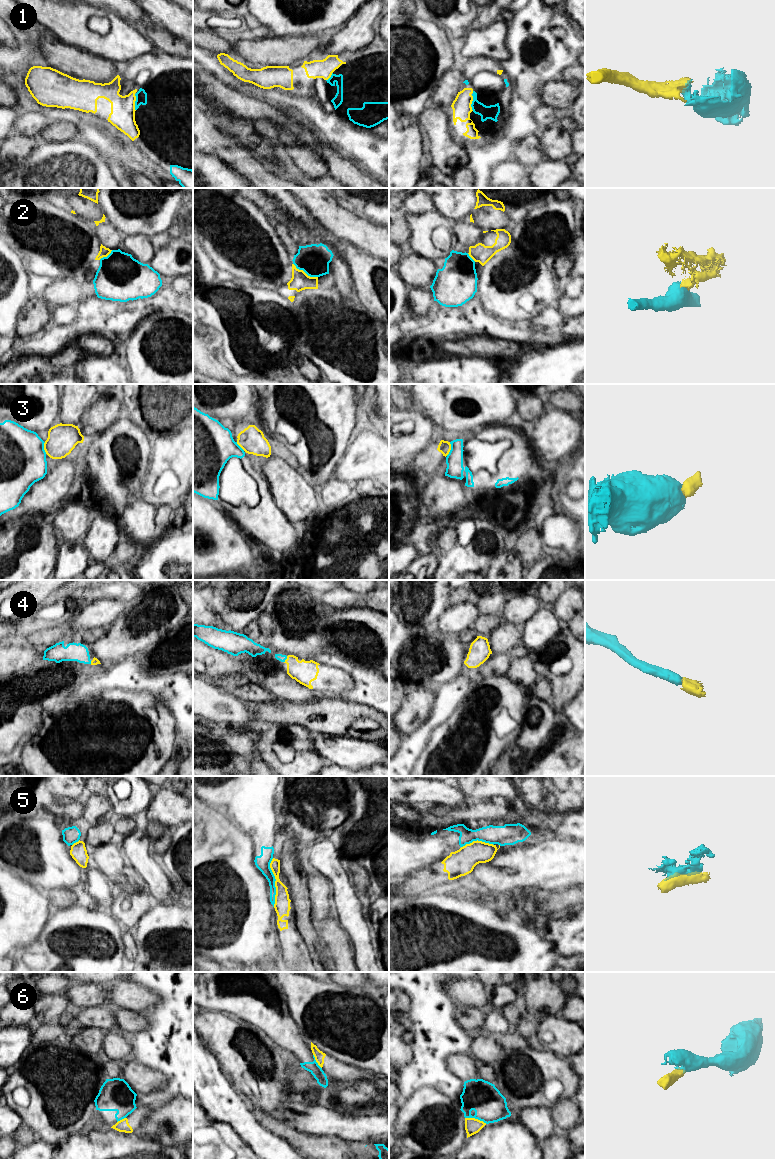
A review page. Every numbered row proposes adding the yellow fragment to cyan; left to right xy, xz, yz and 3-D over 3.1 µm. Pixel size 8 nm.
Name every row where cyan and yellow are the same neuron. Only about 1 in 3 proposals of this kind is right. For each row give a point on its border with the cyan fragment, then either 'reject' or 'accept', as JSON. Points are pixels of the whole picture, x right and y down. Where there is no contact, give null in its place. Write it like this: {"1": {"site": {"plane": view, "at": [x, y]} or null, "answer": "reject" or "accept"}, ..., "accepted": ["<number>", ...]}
{"1": {"site": {"plane": "xy", "at": [135, 102]}, "answer": "accept"}, "2": {"site": {"plane": "xz", "at": [305, 272]}, "answer": "reject"}, "3": {"site": {"plane": "yz", "at": [451, 449]}, "answer": "reject"}, "4": {"site": {"plane": "xz", "at": [286, 658]}, "answer": "accept"}, "5": {"site": {"plane": "xz", "at": [274, 882]}, "answer": "reject"}, "6": {"site": {"plane": "yz", "at": [476, 1118]}, "answer": "reject"}, "accepted": ["1", "4"]}

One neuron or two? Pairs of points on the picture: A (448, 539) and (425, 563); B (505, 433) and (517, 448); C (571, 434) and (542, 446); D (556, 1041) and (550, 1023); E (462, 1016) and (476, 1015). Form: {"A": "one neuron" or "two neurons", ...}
{"A": "two neurons", "B": "one neuron", "C": "one neuron", "D": "one neuron", "E": "one neuron"}

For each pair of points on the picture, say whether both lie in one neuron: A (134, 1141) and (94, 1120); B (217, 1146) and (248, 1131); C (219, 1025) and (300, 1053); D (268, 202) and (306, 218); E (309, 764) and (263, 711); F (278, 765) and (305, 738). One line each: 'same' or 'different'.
A: same
B: different
C: different
D: different
E: different
F: same

